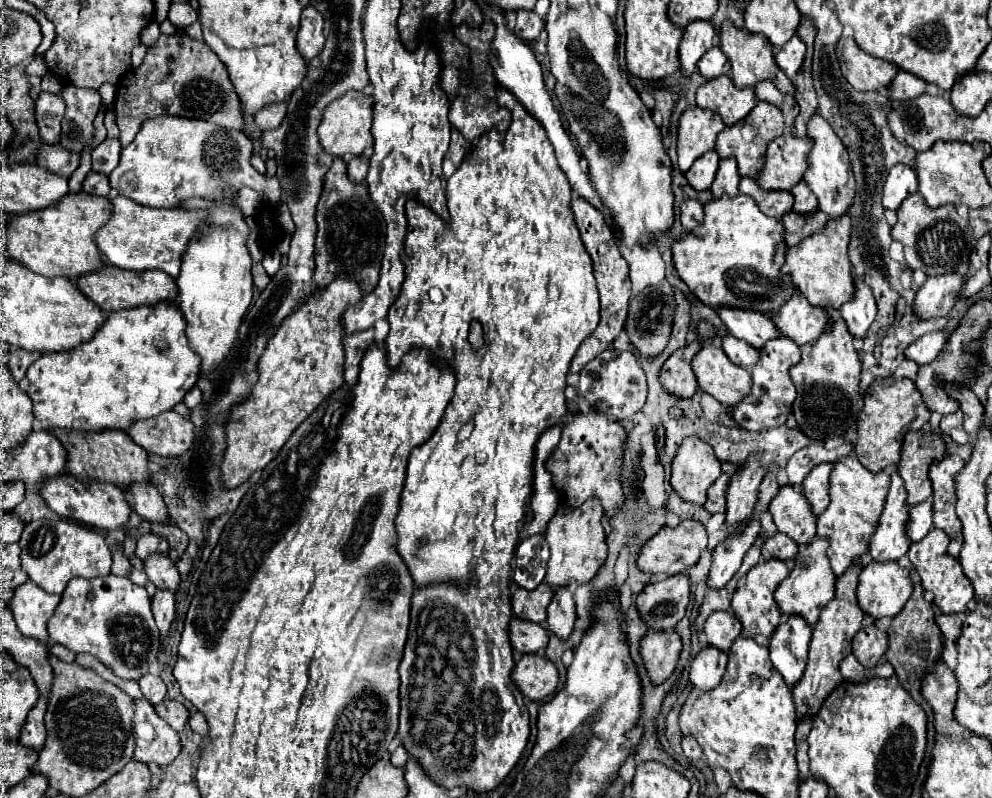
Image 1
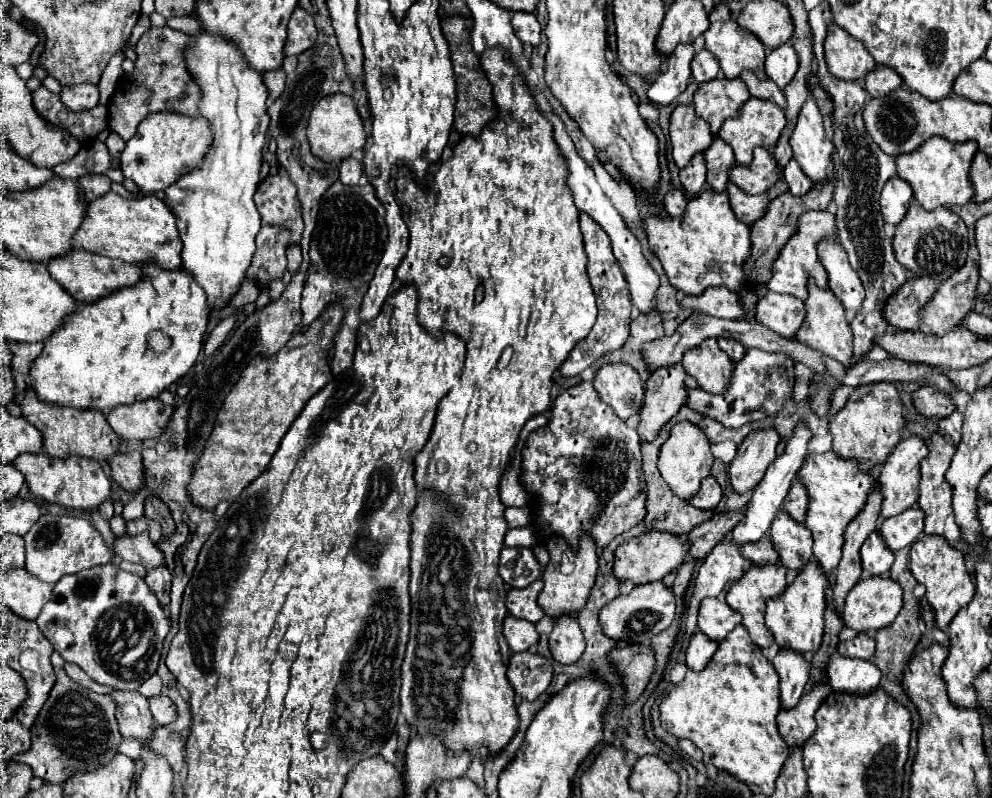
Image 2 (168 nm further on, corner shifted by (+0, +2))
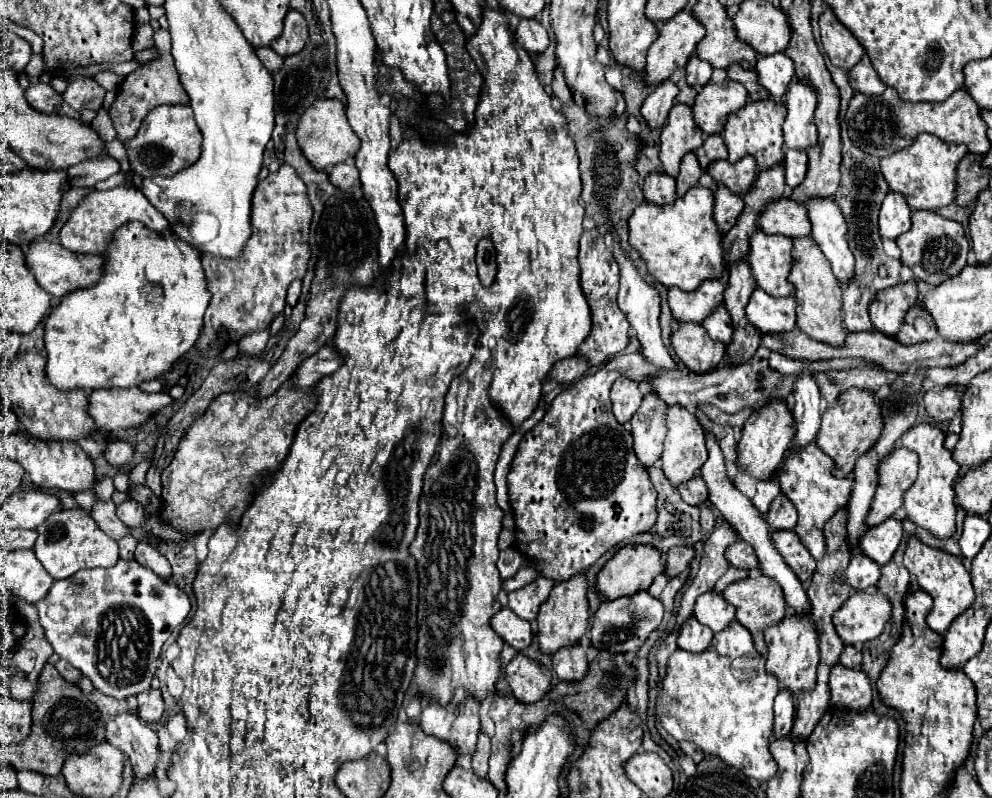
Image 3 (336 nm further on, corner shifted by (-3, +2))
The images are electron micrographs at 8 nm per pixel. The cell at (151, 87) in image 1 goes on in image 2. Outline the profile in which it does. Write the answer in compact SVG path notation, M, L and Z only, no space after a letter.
M169 26L161 28L149 28L137 42L137 60L135 70L129 76L123 76L117 84L117 90L109 102L109 130L119 134L125 142L135 136L139 122L161 110L179 112L185 116L199 116L197 102L201 96L199 86L191 80L189 72L185 70L185 44L189 42L189 36L183 32L177 32Z

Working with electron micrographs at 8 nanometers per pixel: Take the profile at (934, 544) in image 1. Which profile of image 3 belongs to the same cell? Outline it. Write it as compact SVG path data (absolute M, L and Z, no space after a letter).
M916 538L908 540L908 548L904 552L904 566L908 568L910 574L914 574L920 588L924 592L928 592L934 600L934 606L932 606L930 614L926 616L928 626L934 632L944 634L948 630L948 626L952 624L952 620L956 616L960 616L960 612L968 610L972 600L974 600L974 588L970 582L970 572L964 568L964 564L958 556L952 556L952 554L938 550L938 548L930 548Z

